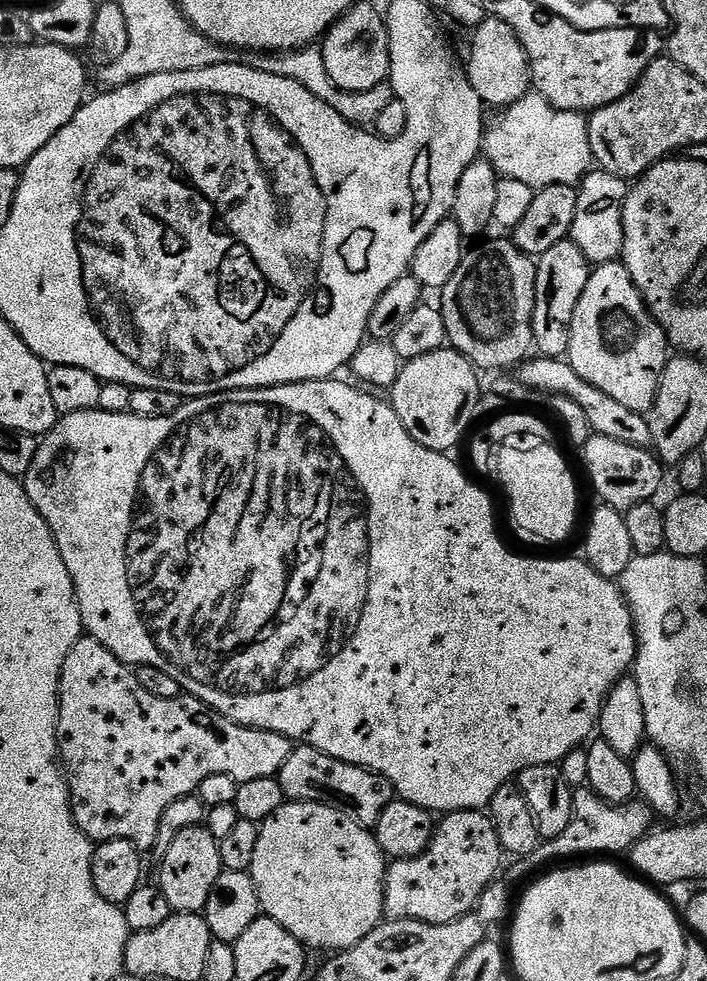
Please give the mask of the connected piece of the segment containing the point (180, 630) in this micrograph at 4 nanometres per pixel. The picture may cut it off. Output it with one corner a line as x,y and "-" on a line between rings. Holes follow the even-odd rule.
329,378
303,380
297,384
277,384
274,388
263,389
262,394
254,394
253,389
243,388
223,398
205,399
201,403
204,405
194,409
193,412
185,411
183,414
175,412
166,418
142,418
132,412
110,414
103,412
101,408
60,416
56,425
48,431
48,435
40,440
38,454
34,454
34,462
30,465
28,473
23,476
22,483
38,514
46,518
54,542
62,554
62,562
66,562
66,570
70,570
70,578
76,591
76,605
82,614
85,633
102,642
102,646
106,646
106,650
110,650
114,658
136,668
154,666
154,670
169,672
184,683
183,695
201,700
217,716
225,716
230,722
241,724
243,728
282,734
288,740
299,742
314,750
322,750
322,754
330,754
330,758
338,758
347,764
376,772
392,783
393,793
399,799
424,808
430,813
478,812
482,806
489,803
491,796
498,794
503,784
519,777
522,770
543,764
559,765
560,761
566,758
566,754
581,747
597,731
602,706
610,690
620,679
629,675
630,669
636,663
636,631
632,625
632,615
624,600
624,593
619,587
594,571
583,559
531,560
528,556
515,556
500,541
500,536
496,533
496,512
492,509
491,498
451,460
453,457
414,442
406,426
402,426
402,418
398,418
398,414
387,399
379,400
376,397
379,395
355,383
352,384
343,384
340,378
-
292,396
298,400
298,405
287,404
288,398

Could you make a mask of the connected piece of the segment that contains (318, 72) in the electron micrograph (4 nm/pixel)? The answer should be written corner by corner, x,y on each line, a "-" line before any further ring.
316,46
298,48
295,52
256,54
251,57
250,63
253,68
282,78
290,78
294,82
298,82
298,86
306,86
306,90
310,90
310,94
314,94
319,100
326,102
334,111
342,114
342,118
346,118
357,126
375,125
378,114
382,114
383,108
390,106
390,102
394,99
392,85
388,82
374,86
372,90
366,90
364,93
350,93
339,89
326,74
323,56
319,47

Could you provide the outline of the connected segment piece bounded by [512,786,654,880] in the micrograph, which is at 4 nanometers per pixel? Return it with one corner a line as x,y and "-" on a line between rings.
585,786
577,788
572,794
572,817
570,826
558,834
558,838
546,840
540,847
523,858
517,859
512,868
512,876
516,880
523,878
527,872
543,866
547,860
556,860
559,856
584,856
580,858
596,858
599,852
627,853
643,836
647,836
654,817
648,811
647,804
633,802
630,804
608,804
602,798
593,794
591,788

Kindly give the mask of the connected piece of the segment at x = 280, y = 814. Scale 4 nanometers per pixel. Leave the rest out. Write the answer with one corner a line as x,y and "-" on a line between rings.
293,800
274,810
260,825
251,873
263,915
278,922
278,926
286,926
305,949
321,948
328,952
324,954
335,954
362,942
385,919
385,871
385,854
369,829
328,804

